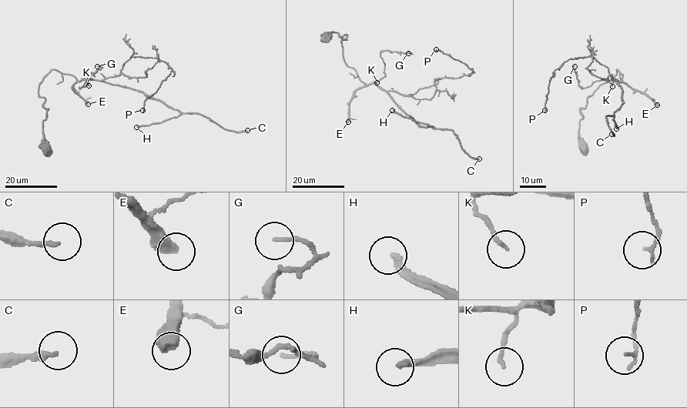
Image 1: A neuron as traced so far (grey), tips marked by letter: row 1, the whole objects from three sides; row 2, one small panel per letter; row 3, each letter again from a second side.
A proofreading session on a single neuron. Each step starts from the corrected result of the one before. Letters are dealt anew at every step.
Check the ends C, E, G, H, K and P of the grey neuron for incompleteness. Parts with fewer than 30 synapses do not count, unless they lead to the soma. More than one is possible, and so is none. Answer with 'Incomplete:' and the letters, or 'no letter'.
Incomplete: C, E, H

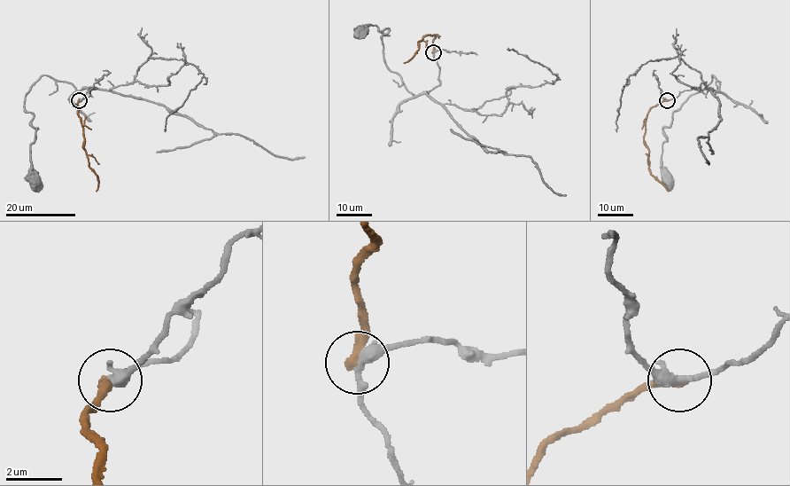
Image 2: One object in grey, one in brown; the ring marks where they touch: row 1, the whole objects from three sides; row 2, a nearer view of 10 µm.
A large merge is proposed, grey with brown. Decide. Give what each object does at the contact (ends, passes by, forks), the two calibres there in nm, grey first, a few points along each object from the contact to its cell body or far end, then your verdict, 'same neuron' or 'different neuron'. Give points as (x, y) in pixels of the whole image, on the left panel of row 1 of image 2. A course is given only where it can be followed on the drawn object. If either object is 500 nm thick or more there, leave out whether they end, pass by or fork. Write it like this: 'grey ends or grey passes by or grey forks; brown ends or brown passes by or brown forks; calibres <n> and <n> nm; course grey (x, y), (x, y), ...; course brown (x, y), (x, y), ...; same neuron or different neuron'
grey passes by; brown ends; calibres 340 and 280 nm; course grey (80, 100), (95, 88), (78, 90), (45, 74), (26, 94), (26, 111), (36, 129), (30, 145), (34, 179); course brown (80, 100), (75, 105), (81, 123), (89, 167), (99, 181), (96, 191); different neuron

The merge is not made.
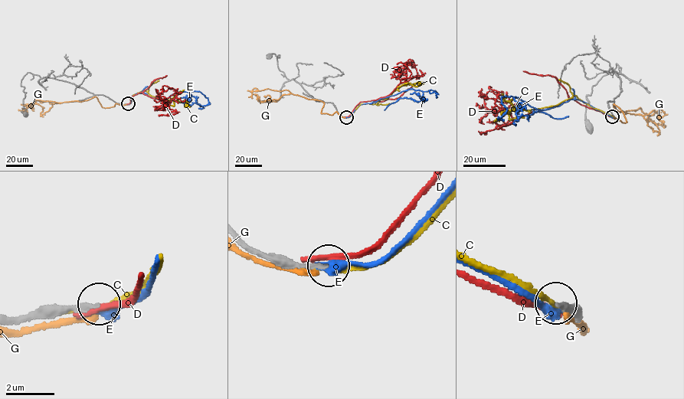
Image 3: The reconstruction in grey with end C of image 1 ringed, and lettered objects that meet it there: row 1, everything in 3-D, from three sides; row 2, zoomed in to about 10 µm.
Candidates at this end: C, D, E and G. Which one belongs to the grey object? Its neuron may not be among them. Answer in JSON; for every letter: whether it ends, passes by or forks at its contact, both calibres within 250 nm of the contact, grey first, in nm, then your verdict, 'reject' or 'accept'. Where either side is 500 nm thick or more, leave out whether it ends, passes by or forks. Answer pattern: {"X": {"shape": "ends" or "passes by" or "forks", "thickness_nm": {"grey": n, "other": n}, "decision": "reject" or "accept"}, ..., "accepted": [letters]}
{"C": {"shape": "ends", "thickness_nm": {"grey": 360, "other": 240}, "decision": "reject"}, "D": {"shape": "ends", "thickness_nm": {"grey": 280, "other": 280}, "decision": "reject"}, "E": {"shape": "ends", "thickness_nm": {"grey": 240, "other": 320}, "decision": "reject"}, "G": {"shape": "ends", "thickness_nm": {"grey": 280, "other": 320}, "decision": "reject"}, "accepted": []}

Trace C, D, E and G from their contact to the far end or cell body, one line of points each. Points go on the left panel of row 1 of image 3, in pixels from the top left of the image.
C: (126, 103), (130, 103), (133, 95), (143, 90), (164, 99), (185, 100), (190, 107)
D: (127, 103), (130, 103), (132, 96), (142, 92), (164, 102), (168, 109), (177, 112), (158, 115)
E: (127, 103), (137, 93), (164, 99), (179, 92), (188, 92), (197, 103), (163, 103)
G: (127, 104), (103, 107), (95, 96), (53, 103), (48, 110), (41, 114), (44, 107), (36, 101)

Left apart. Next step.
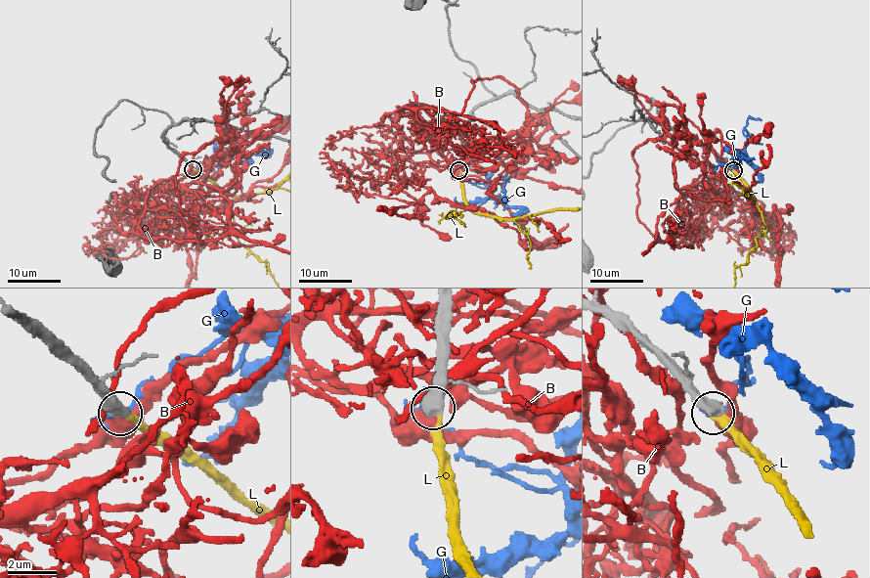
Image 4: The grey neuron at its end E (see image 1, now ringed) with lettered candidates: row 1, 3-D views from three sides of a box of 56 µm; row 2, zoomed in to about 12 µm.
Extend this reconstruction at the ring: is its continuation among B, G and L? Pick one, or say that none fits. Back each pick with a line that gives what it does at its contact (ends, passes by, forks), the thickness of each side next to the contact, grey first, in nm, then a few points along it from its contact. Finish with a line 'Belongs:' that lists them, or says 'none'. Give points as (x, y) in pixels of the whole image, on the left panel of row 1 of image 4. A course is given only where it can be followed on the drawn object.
L: it ends; calibres 600 and 420 nm
Belongs: L

